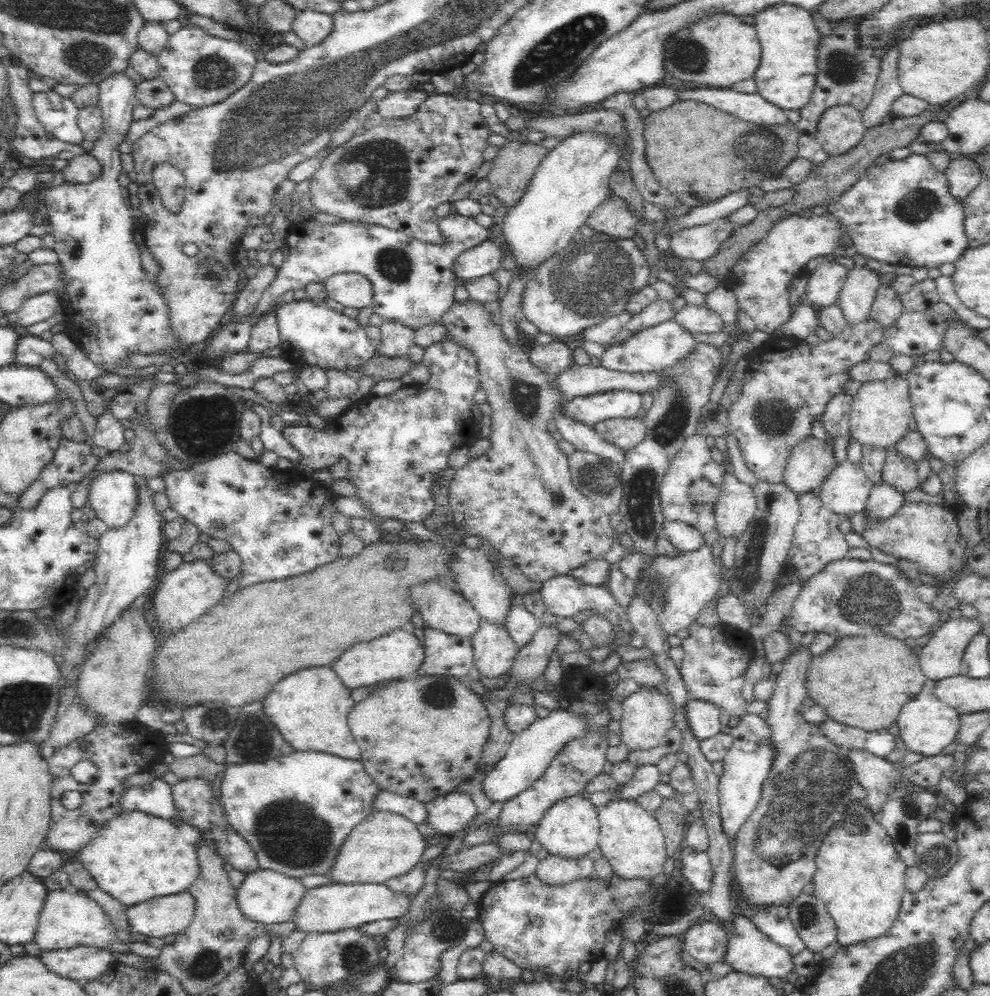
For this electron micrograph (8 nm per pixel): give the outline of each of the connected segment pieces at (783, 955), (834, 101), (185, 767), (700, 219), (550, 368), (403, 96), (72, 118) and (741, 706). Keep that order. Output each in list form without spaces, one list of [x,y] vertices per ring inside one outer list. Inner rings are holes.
[[[736,913],[730,922],[719,924],[722,926],[724,935],[726,935],[726,949],[721,962],[728,964],[733,971],[762,976],[766,979],[773,977],[781,979],[794,972],[793,956],[790,955],[790,952],[759,932],[758,928],[755,928],[754,924],[745,916]]]
[[[866,16],[847,17],[831,24],[832,32],[823,36],[816,45],[816,80],[814,90],[806,104],[799,108],[800,120],[796,124],[798,135],[799,156],[804,157],[812,164],[818,164],[828,158],[827,152],[818,142],[815,132],[817,131],[818,119],[827,108],[838,105],[852,105],[859,111],[863,111],[871,102],[880,74],[882,58],[892,47],[892,44],[900,40],[900,26],[886,31],[878,31],[873,39],[861,42],[861,26]]]
[[[200,753],[188,757],[178,757],[170,763],[168,768],[174,772],[179,780],[201,778],[208,784],[212,784],[216,774],[223,769],[223,764],[215,763],[206,754]]]
[[[742,189],[738,192],[729,193],[720,200],[714,200],[713,203],[690,208],[690,212],[686,212],[686,217],[683,217],[672,227],[666,227],[666,224],[664,224],[662,231],[667,234],[671,230],[678,232],[684,228],[698,226],[698,224],[712,223],[714,220],[728,216],[732,212],[736,212],[740,207],[747,205],[749,197],[748,189]]]
[[[555,338],[552,343],[534,346],[527,353],[528,360],[540,372],[548,376],[555,376],[564,372],[573,363],[572,349],[564,340]]]
[[[416,89],[389,93],[376,102],[376,111],[384,119],[405,119],[414,115],[428,96],[424,90]]]
[[[33,92],[31,96],[31,111],[36,122],[48,133],[62,142],[81,145],[84,141],[83,132],[78,126],[79,108],[70,100],[70,97],[60,96],[57,92]]]
[[[694,621],[688,625],[688,637],[682,639],[684,659],[680,664],[685,687],[691,698],[706,700],[722,707],[730,716],[741,717],[747,713],[747,704],[742,696],[742,686],[746,682],[746,670],[752,661],[750,654],[736,647],[736,642],[726,638],[722,622],[714,626],[704,626]]]

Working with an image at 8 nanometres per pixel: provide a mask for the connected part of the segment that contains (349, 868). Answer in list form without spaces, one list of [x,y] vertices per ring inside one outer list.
[[[374,810],[350,832],[329,877],[331,882],[342,884],[384,883],[410,872],[420,862],[426,848],[425,837],[414,821],[395,812]]]

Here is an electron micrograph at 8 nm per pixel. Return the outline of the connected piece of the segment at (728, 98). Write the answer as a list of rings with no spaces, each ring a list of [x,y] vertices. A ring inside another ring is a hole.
[[[676,88],[675,102],[694,100],[724,110],[746,122],[758,124],[782,124],[788,121],[784,111],[764,100],[758,93],[744,93],[730,88]]]

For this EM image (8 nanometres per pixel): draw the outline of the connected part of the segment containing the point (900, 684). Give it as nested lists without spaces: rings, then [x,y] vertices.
[[[874,633],[840,637],[826,652],[812,656],[805,687],[807,698],[822,707],[828,718],[873,731],[894,724],[902,706],[922,692],[926,680],[912,646],[888,633]]]

